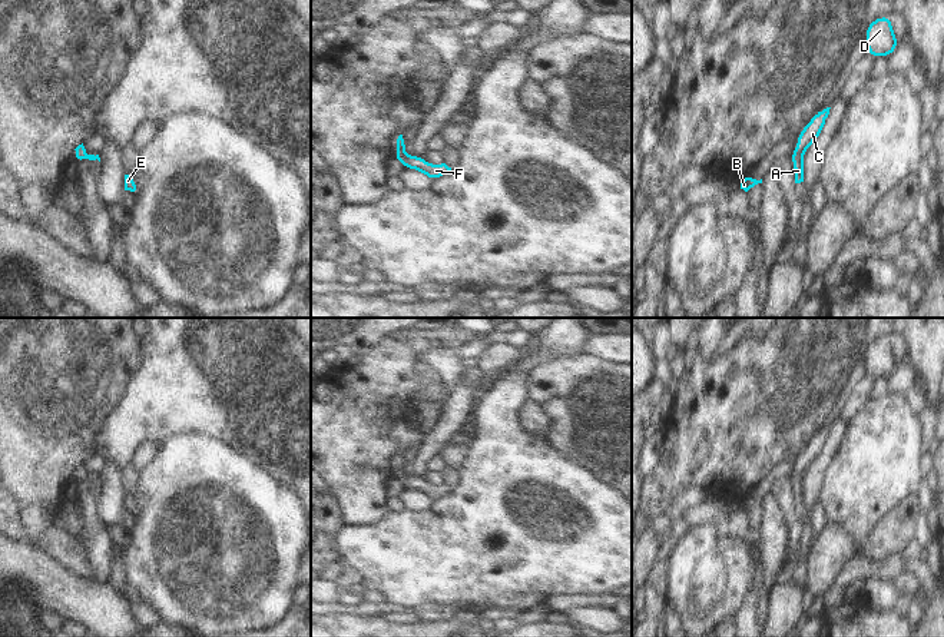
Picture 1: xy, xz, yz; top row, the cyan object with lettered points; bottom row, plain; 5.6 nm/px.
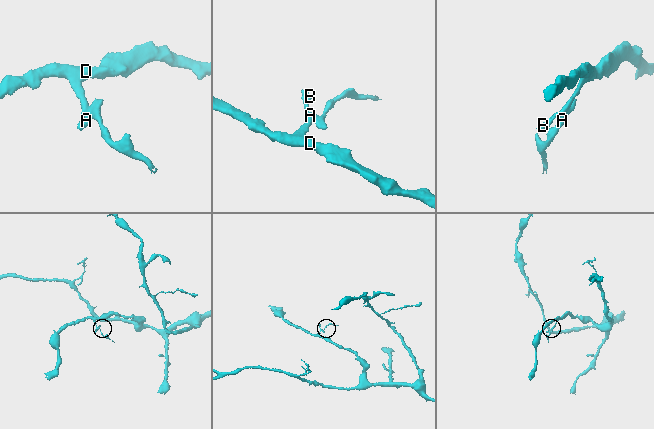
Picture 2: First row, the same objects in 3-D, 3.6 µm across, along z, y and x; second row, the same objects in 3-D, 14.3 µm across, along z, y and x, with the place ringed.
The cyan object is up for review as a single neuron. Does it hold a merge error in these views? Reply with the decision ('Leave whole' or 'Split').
Split

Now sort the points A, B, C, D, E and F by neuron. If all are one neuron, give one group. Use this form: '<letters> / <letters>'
A E F / B C D

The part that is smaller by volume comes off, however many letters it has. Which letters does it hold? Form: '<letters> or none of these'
A, E, F

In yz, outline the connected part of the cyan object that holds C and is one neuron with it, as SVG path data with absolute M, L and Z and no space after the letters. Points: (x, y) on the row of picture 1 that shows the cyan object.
M827 107L822 112L814 115L811 122L801 130L794 152L804 153L814 143L814 140L821 135L825 120L829 115L829 109L831 107Z

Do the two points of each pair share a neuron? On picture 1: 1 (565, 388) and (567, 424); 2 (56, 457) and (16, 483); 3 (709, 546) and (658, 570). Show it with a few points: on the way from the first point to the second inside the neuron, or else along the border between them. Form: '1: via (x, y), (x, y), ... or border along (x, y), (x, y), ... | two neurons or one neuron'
1: via (567, 397), (567, 415) | one neuron
2: via (46, 460), (36, 470), (26, 473) | one neuron
3: border along (663, 560), (668, 583), (666, 597) | two neurons

